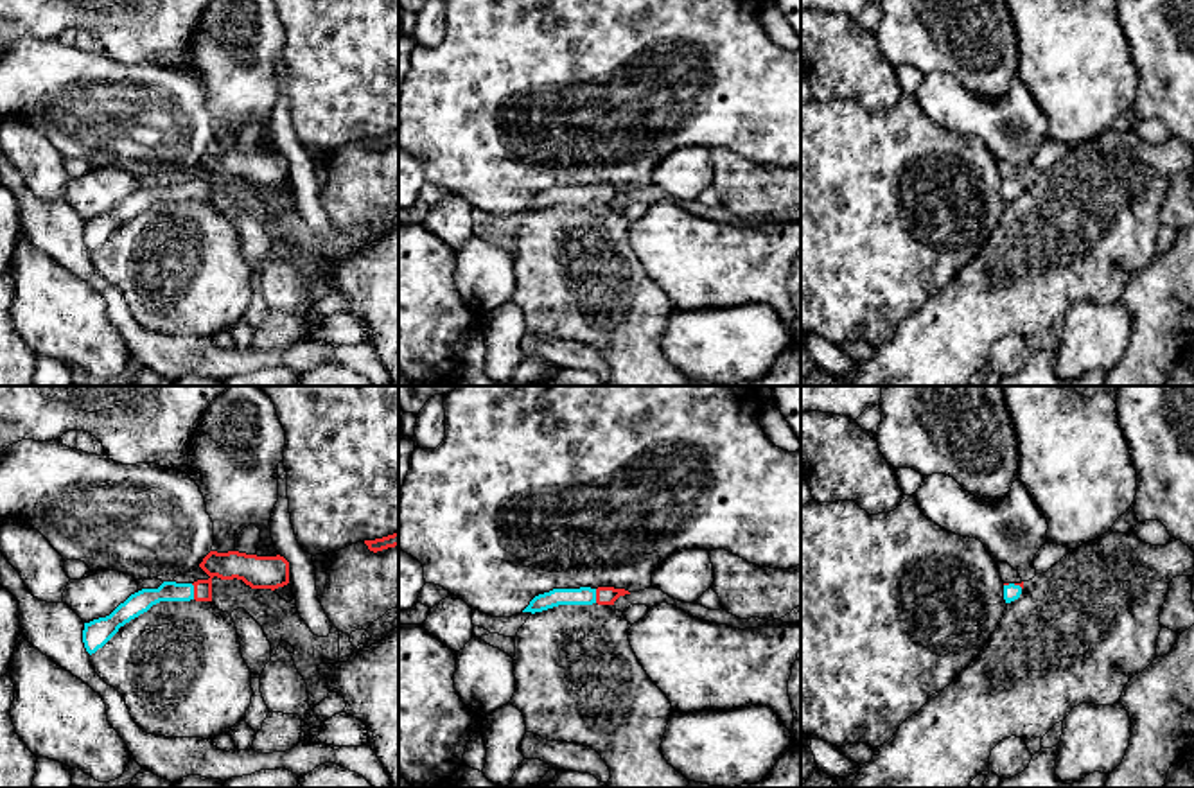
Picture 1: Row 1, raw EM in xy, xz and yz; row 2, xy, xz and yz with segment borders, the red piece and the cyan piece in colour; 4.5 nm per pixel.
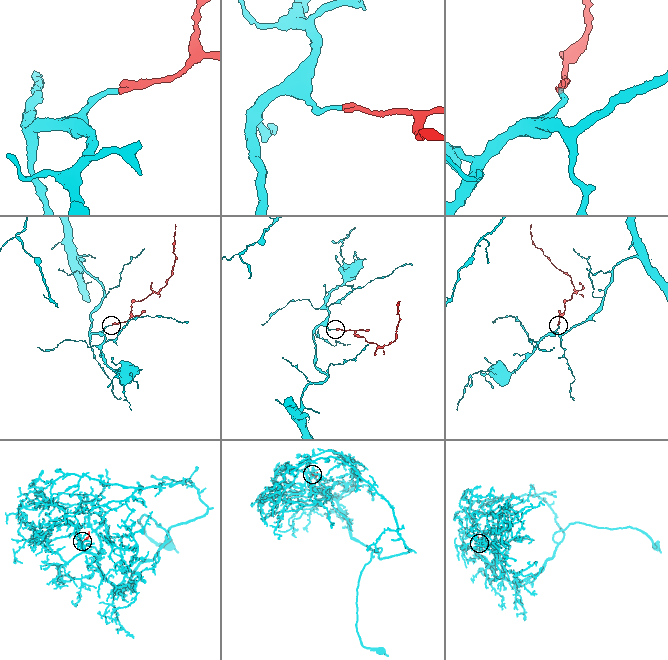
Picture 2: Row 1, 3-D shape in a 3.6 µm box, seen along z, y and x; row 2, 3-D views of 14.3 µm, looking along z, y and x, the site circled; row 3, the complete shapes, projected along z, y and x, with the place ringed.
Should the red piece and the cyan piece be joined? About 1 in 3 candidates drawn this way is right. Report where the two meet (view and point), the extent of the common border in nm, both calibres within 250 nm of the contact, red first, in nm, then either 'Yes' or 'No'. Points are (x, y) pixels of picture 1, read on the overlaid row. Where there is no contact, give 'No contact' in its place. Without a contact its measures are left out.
Touches red at xy (194, 591). Shared border 70 nm. Thickness 130 nm (red) against 100 nm. Yes

